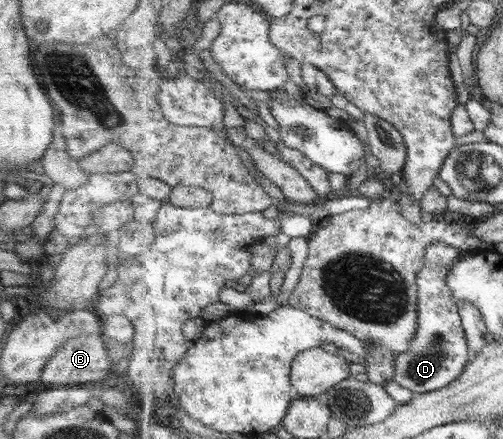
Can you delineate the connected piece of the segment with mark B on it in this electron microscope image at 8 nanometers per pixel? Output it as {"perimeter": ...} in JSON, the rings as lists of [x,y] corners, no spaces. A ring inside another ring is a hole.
{"perimeter":[[[80,334],[76,338],[65,340],[60,347],[56,349],[54,355],[50,355],[50,359],[40,371],[38,382],[42,384],[90,384],[92,380],[98,380],[102,376],[106,376],[106,372],[110,370],[110,362],[103,343],[104,337],[100,334]]]}

